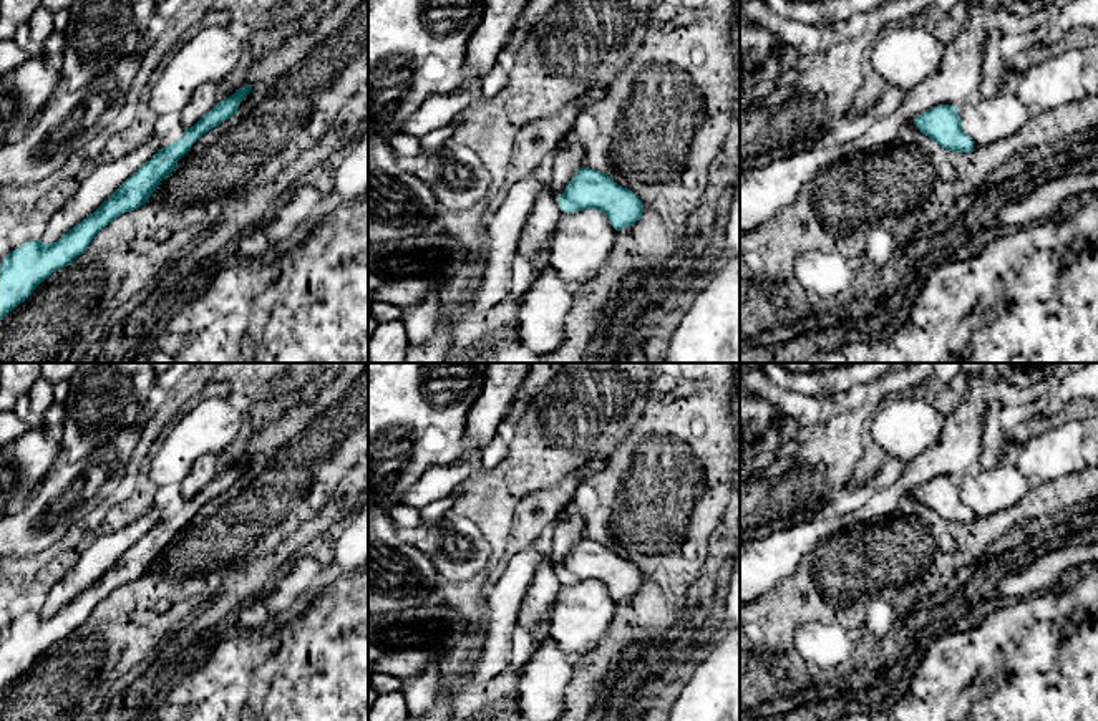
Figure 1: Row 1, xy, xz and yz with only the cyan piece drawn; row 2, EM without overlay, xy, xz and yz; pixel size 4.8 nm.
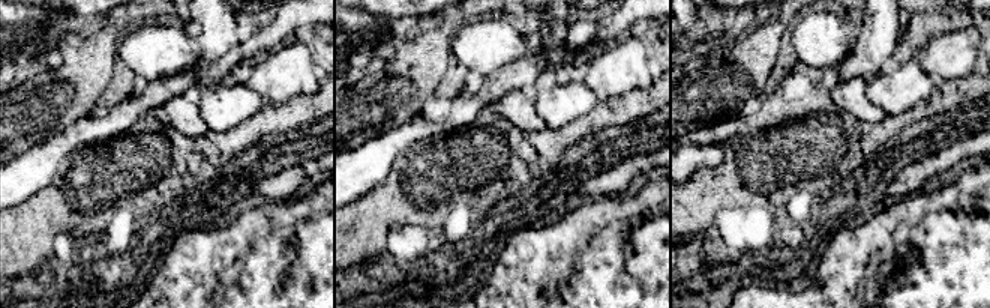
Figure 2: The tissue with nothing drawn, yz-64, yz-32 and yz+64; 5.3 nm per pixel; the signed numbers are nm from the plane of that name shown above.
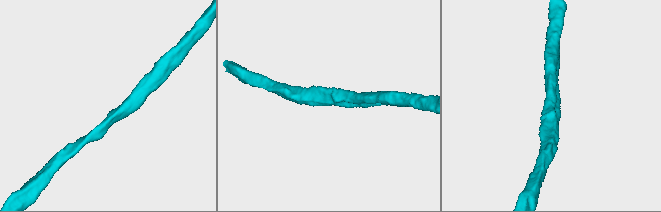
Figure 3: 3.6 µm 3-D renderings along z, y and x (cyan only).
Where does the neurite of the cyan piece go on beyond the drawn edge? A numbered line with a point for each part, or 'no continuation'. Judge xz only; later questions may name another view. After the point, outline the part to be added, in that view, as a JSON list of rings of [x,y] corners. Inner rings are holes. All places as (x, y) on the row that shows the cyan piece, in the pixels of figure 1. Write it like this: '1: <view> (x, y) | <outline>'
no continuation

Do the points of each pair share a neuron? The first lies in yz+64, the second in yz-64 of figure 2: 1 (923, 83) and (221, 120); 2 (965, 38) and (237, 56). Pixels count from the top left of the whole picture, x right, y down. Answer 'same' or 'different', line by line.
1: same
2: different

